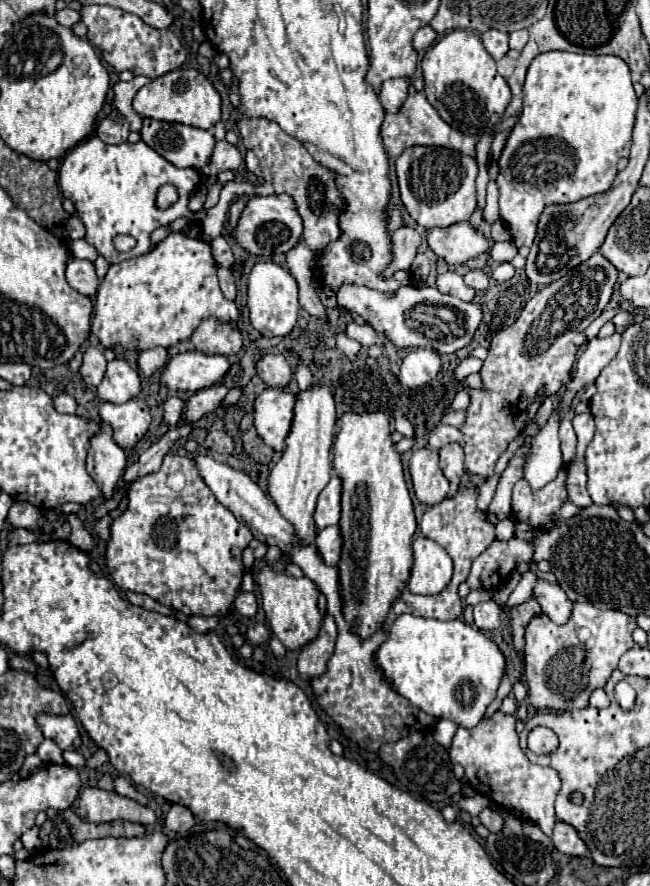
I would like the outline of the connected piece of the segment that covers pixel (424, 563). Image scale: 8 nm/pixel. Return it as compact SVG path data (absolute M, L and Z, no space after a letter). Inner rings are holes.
M428 537L414 539L414 565L406 587L410 593L438 595L452 579L452 559L436 541Z

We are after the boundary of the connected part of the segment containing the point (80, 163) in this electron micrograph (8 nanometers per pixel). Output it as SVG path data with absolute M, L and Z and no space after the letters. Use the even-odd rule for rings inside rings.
M96 135L76 145L66 153L58 169L58 183L62 195L70 199L76 207L76 215L86 227L86 241L98 249L98 253L108 263L122 263L132 257L146 255L152 249L150 235L160 225L168 225L178 217L188 215L186 203L192 189L198 185L198 171L176 169L156 151L152 151L144 141L106 145ZM172 183L178 189L178 201L166 210L156 209L154 199L160 185ZM116 235L130 235L136 239L136 247L128 253L120 253L114 247Z

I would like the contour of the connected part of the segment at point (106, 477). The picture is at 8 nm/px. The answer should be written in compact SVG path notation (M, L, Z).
M98 421L98 431L90 437L86 469L88 475L96 481L104 497L110 497L122 471L126 467L124 449L114 441L112 427L104 421Z

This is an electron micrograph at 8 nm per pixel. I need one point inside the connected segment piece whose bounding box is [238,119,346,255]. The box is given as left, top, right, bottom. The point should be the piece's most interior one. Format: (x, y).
(287, 167)

